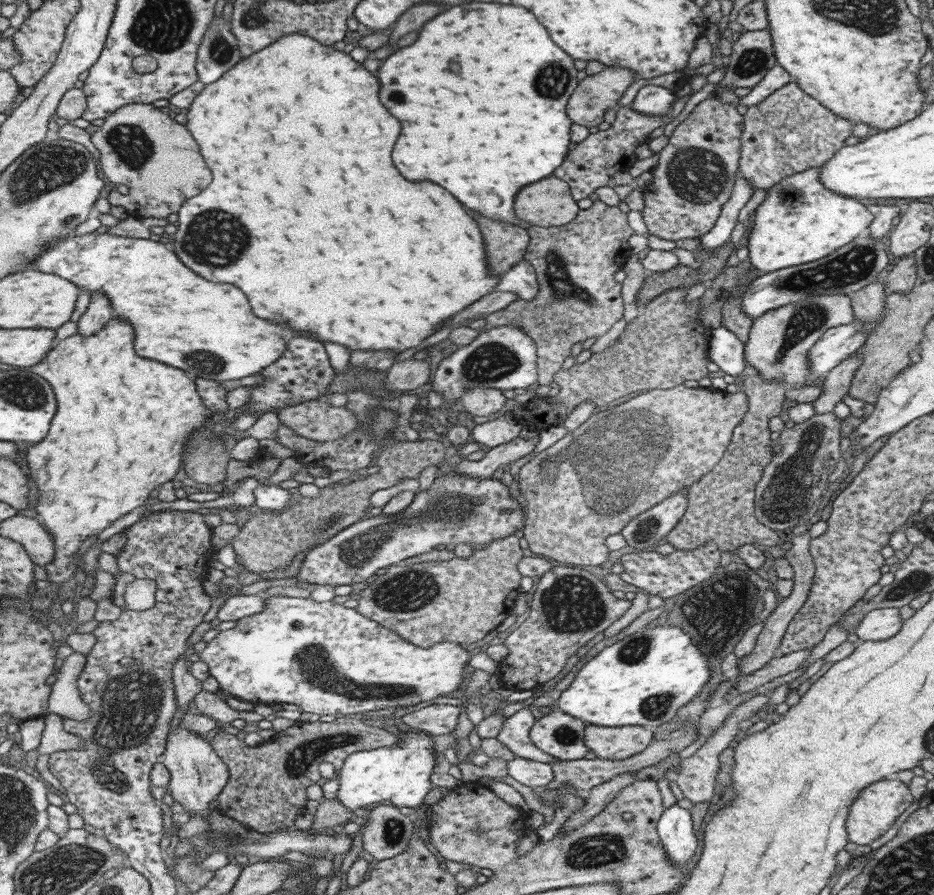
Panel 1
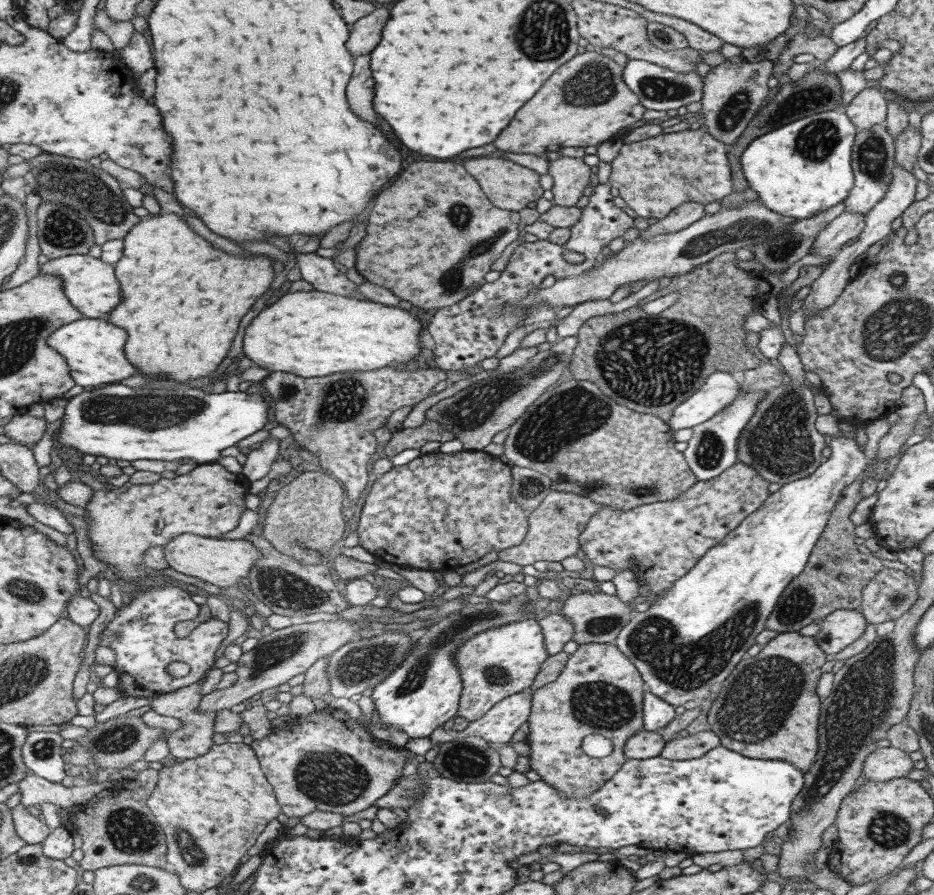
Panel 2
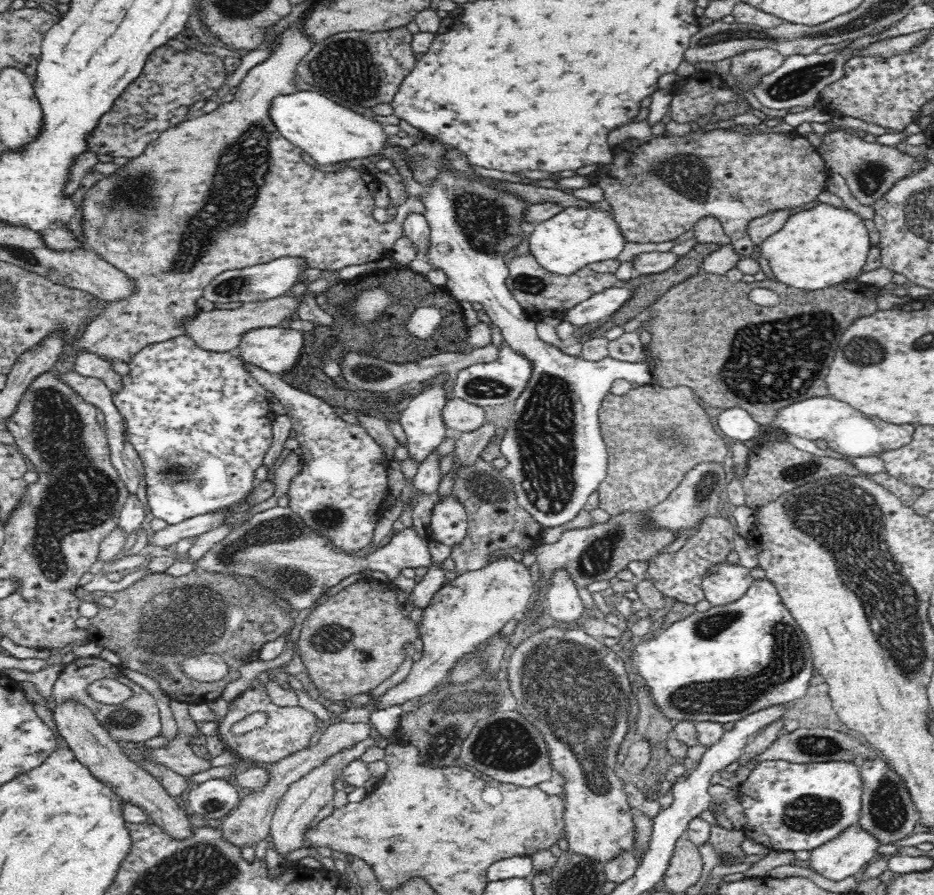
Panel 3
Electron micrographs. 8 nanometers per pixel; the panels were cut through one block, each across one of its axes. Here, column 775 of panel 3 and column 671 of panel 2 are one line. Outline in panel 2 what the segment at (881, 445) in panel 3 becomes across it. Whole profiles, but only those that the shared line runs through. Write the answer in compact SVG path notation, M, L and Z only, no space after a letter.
M714 371L714 373L708 376L698 391L694 391L694 394L688 400L684 400L682 404L678 404L677 408L673 411L672 419L668 421L670 428L672 430L692 428L725 410L726 407L734 402L734 398L740 392L740 379L740 374L736 372Z

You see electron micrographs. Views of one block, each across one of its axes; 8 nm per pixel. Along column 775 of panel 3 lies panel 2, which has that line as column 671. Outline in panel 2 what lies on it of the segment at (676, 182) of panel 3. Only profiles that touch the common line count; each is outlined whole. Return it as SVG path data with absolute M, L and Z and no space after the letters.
M705 128L686 129L684 132L672 132L672 134L661 133L659 136L642 140L642 142L624 144L611 163L609 185L619 190L620 197L636 215L645 219L659 219L655 224L639 232L640 238L650 240L658 234L678 232L690 226L694 221L705 216L705 205L721 202L731 194L733 185L727 152L728 147L719 142L716 137L712 137Z

